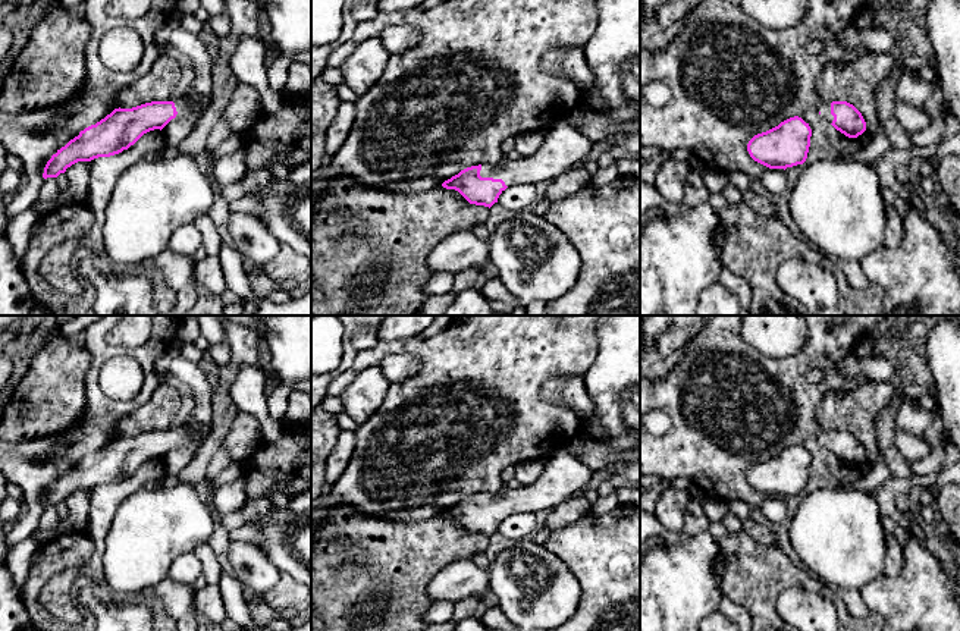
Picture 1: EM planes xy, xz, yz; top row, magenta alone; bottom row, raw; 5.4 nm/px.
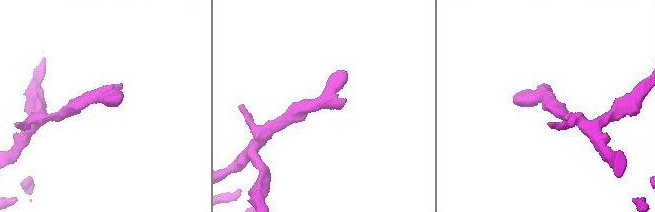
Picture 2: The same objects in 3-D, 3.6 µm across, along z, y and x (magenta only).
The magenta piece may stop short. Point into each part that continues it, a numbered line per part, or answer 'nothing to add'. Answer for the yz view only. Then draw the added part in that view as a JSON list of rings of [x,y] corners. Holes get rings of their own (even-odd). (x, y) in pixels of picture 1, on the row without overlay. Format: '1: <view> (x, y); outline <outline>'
1: yz (824, 436); outline [[[821,430],[821,433],[819,433],[819,440],[821,440],[821,445],[822,445],[826,451],[832,452],[834,445],[831,443],[831,431],[828,431],[828,430]]]

